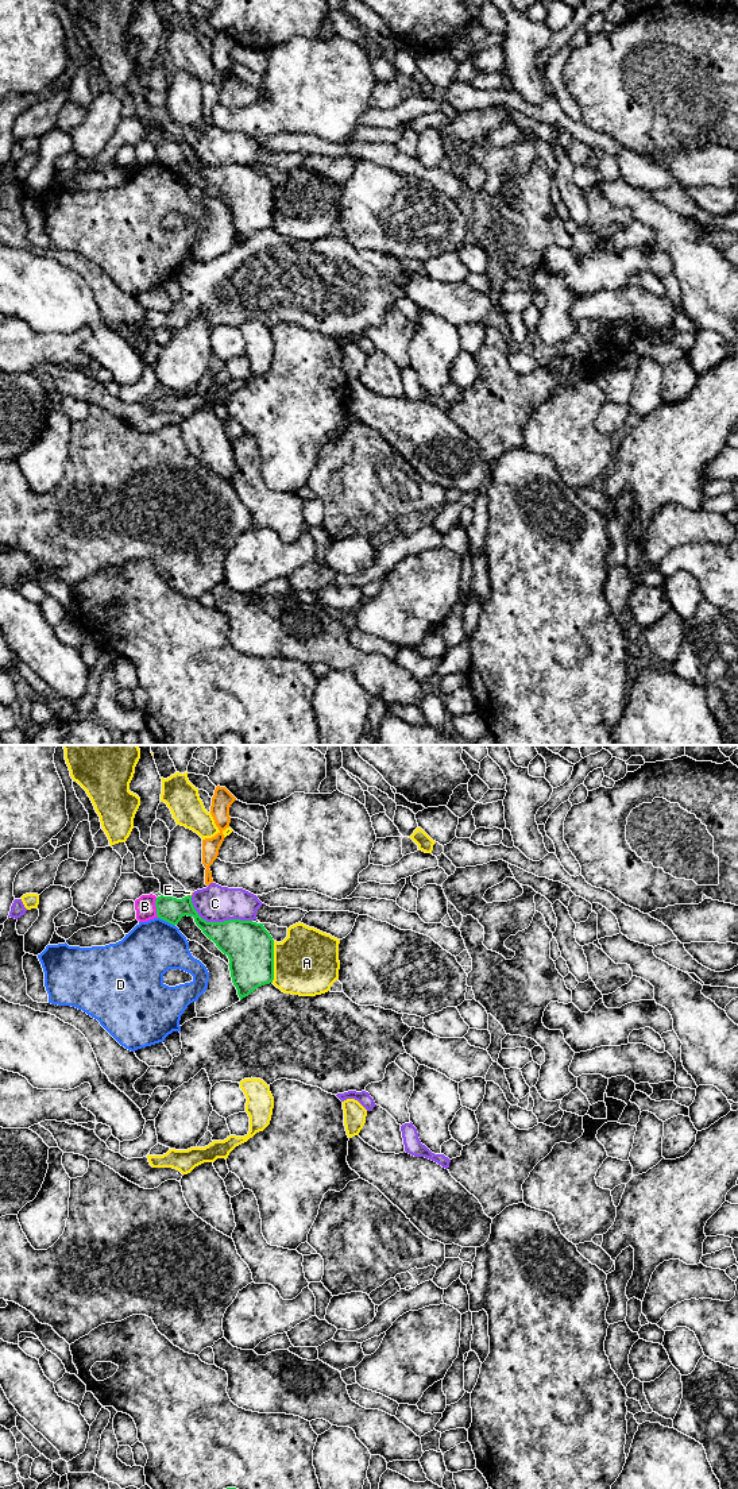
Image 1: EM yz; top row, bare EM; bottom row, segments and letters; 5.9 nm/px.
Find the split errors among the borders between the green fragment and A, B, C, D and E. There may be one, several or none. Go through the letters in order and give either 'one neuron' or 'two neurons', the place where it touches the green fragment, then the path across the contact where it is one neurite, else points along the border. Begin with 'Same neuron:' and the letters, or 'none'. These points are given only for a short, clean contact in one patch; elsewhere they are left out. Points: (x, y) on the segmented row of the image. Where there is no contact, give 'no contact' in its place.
Same neuron: none
A: two neurons; meets green in yz at (273, 961)
B: two neurons; meets green in yz at (157, 907); border along yz (155, 898), (155, 914), (158, 917)
C: two neurons; meets green in yz at (216, 922)
D: two neurons; meets green in yz at (166, 921)
E: two neurons; meets green in yz at (189, 895)

